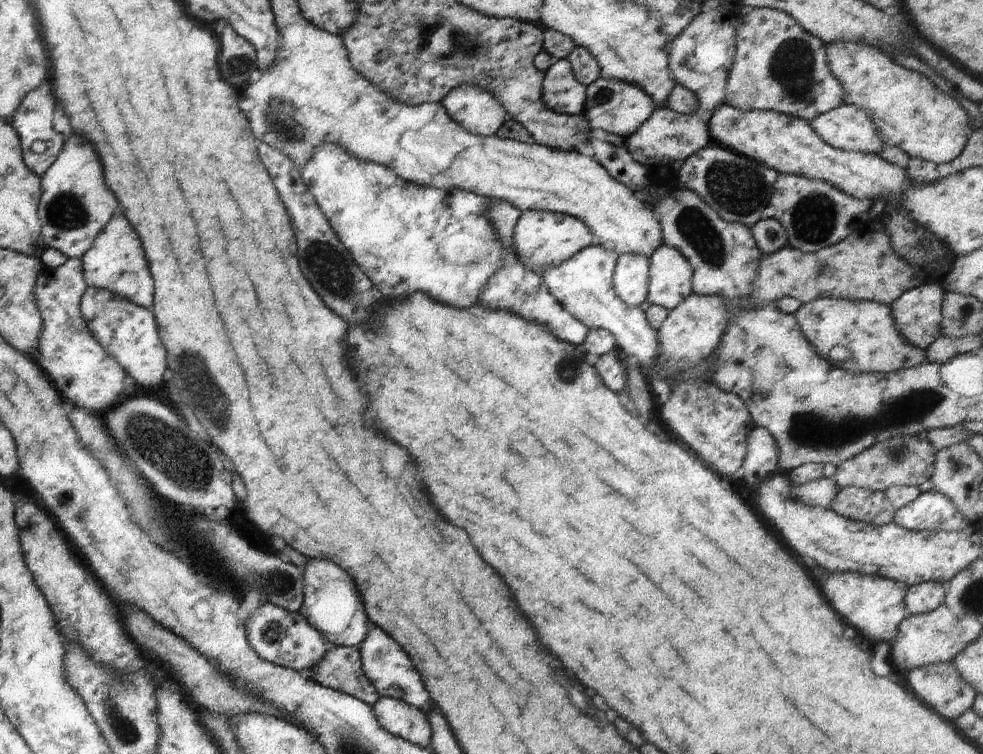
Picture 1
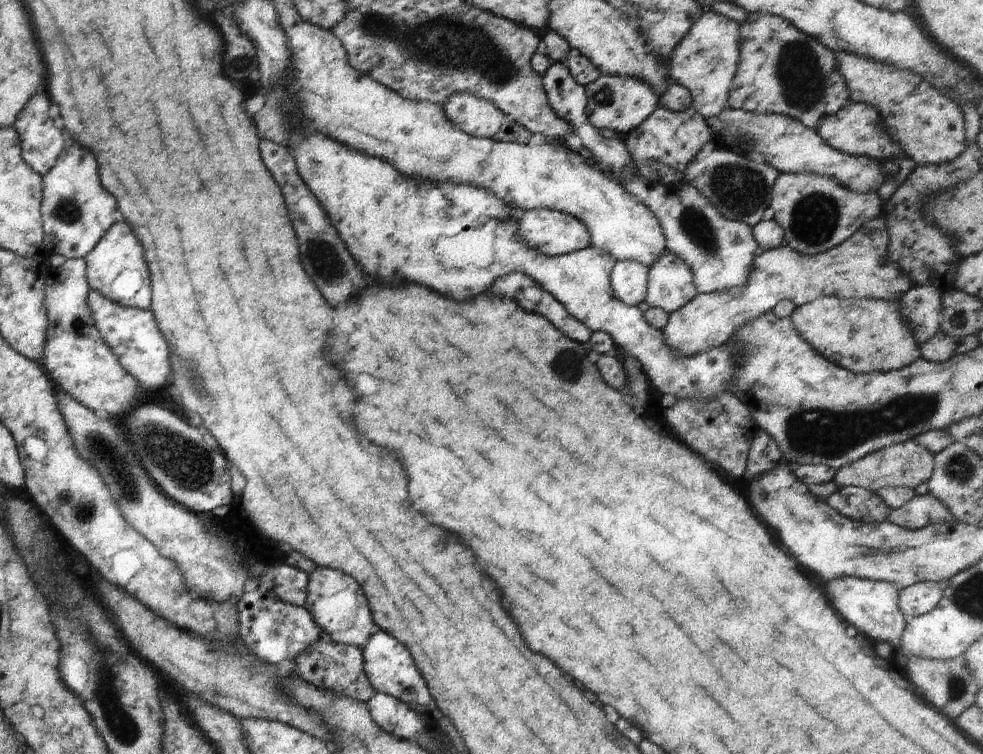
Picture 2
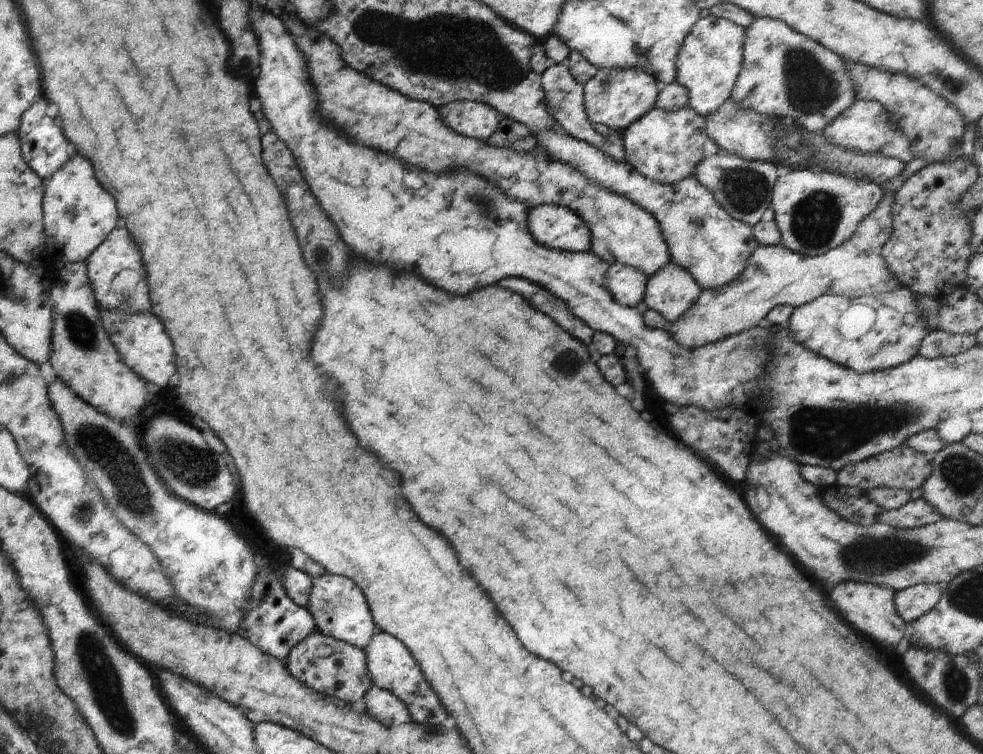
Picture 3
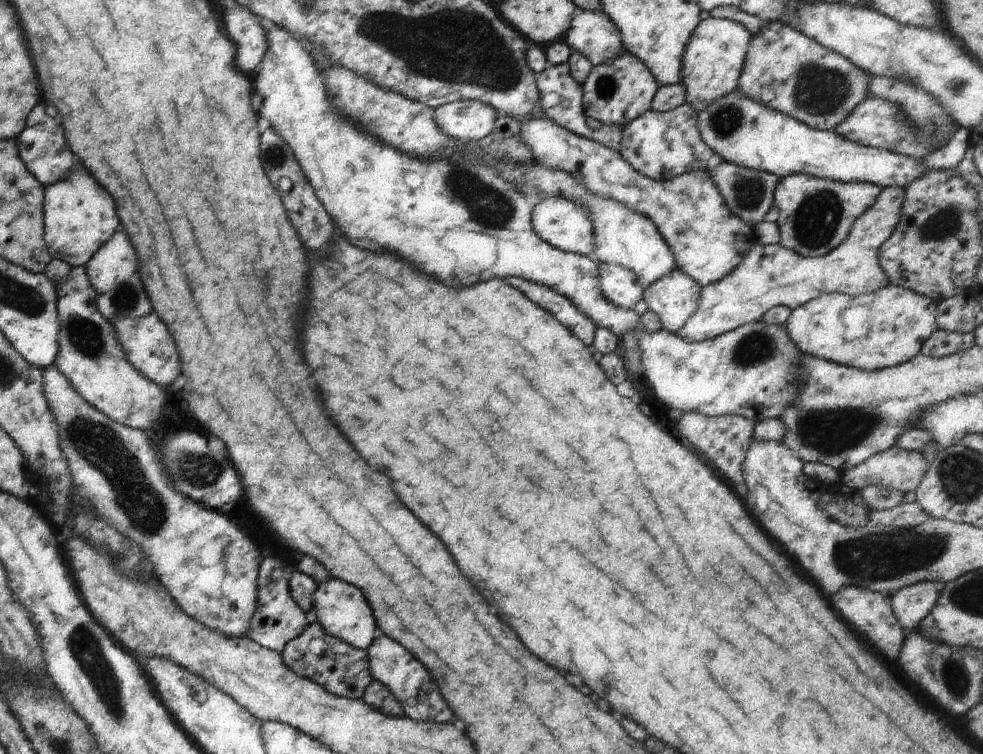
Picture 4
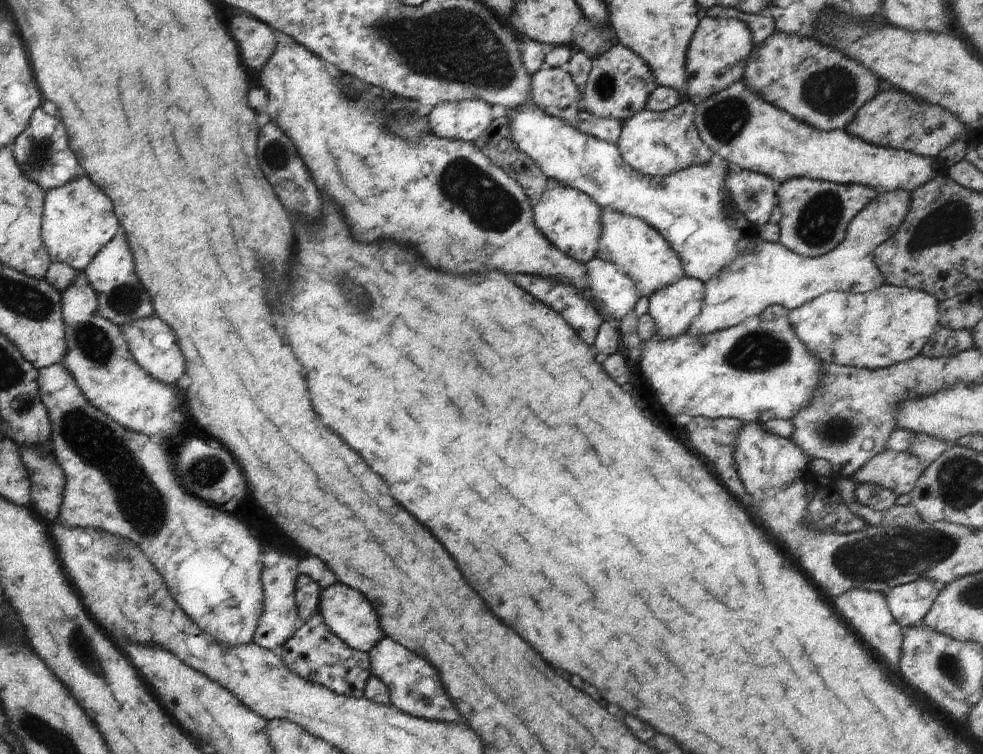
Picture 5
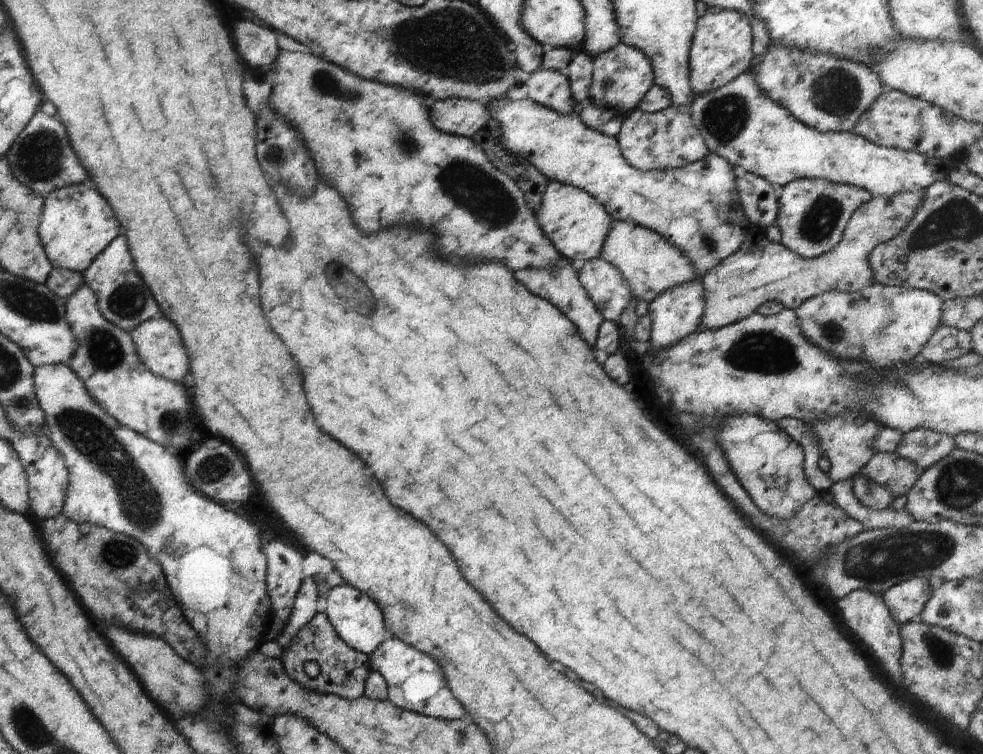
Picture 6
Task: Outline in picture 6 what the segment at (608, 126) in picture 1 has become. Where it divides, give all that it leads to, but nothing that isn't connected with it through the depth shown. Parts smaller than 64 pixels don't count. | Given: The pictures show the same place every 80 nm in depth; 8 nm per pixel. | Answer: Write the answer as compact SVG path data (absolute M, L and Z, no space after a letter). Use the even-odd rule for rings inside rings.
M619 41L608 51L592 57L592 75L588 86L588 99L595 107L611 109L626 116L653 86L653 73L647 57L636 48Z

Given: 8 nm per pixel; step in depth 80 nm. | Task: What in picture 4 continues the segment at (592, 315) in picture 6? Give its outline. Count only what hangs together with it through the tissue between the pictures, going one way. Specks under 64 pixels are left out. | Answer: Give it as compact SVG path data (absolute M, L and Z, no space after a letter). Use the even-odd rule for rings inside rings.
M505 277L502 281L515 287L515 290L527 296L539 308L549 312L560 326L567 328L575 338L581 340L583 345L590 346L593 343L595 324L587 316L583 316L579 308L575 308L575 304L571 304L571 300L567 300L563 294L543 284L536 284L519 277Z

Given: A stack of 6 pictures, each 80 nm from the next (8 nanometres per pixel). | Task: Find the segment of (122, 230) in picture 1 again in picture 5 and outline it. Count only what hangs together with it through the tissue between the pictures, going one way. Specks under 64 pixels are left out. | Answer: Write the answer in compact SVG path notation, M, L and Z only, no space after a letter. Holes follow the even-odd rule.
M118 233L108 244L105 244L87 264L83 274L87 284L95 292L99 316L114 326L121 327L123 324L141 320L145 316L153 316L149 296L133 272L131 252L127 248L123 234Z

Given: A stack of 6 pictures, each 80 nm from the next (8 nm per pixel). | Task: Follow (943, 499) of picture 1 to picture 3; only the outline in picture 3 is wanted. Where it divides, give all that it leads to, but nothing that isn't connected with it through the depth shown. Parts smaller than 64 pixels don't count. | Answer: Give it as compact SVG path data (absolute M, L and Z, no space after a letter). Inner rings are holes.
M923 498L909 499L903 506L881 511L877 522L898 529L914 529L943 517Z

